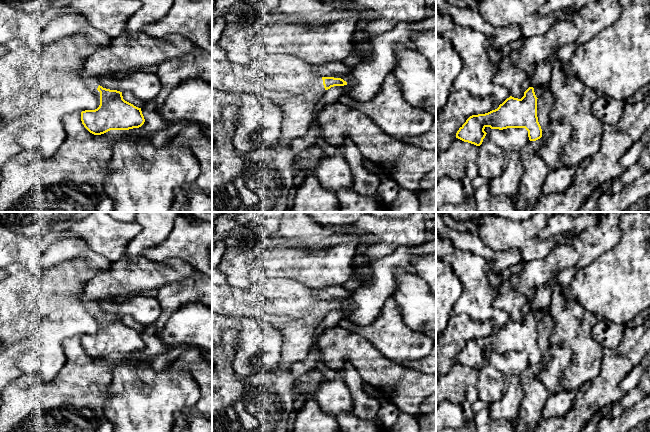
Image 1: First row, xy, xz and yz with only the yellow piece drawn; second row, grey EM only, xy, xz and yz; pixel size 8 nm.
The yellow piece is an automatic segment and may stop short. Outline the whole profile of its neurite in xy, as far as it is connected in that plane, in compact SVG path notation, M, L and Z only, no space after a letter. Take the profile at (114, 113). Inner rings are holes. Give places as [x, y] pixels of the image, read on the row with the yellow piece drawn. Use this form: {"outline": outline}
{"outline": "M87 80L93 83L92 89L100 99L97 109L81 112L82 124L90 133L101 135L110 130L139 128L144 124L141 108L125 101L122 92L103 88L97 80Z"}

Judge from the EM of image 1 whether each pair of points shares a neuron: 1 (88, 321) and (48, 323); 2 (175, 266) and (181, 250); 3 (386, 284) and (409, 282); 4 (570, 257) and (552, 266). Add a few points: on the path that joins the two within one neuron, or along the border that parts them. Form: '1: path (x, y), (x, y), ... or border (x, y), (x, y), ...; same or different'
1: path (78, 321), (58, 321); same
2: border (155, 260), (179, 258), (188, 262), (195, 269); different
3: border (414, 273), (398, 267), (391, 295); different
4: path (566, 257), (560, 258), (556, 262); same

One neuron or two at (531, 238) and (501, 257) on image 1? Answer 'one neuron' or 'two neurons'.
two neurons

